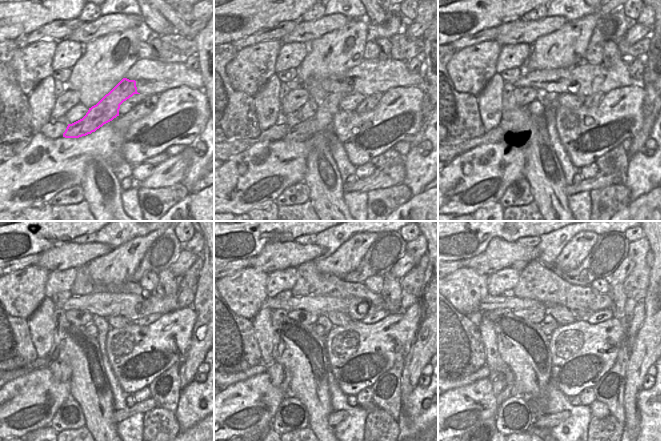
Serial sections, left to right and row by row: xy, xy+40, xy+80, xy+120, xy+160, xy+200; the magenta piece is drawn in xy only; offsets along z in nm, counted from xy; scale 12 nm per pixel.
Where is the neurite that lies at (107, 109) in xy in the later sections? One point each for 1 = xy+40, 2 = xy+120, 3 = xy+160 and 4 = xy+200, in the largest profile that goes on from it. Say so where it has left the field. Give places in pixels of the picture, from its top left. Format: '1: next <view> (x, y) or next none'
1: next xy+40 (321, 121)
2: next xy+120 (61, 371)
3: next xy+160 (281, 378)
4: next xy+200 (502, 391)

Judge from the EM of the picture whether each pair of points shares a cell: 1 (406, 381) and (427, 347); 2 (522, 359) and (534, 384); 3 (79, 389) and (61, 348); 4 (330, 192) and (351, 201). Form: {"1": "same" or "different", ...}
{"1": "same", "2": "same", "3": "same", "4": "different"}

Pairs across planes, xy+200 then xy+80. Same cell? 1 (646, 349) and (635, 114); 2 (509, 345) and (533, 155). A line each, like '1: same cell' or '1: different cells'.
1: different cells
2: same cell

